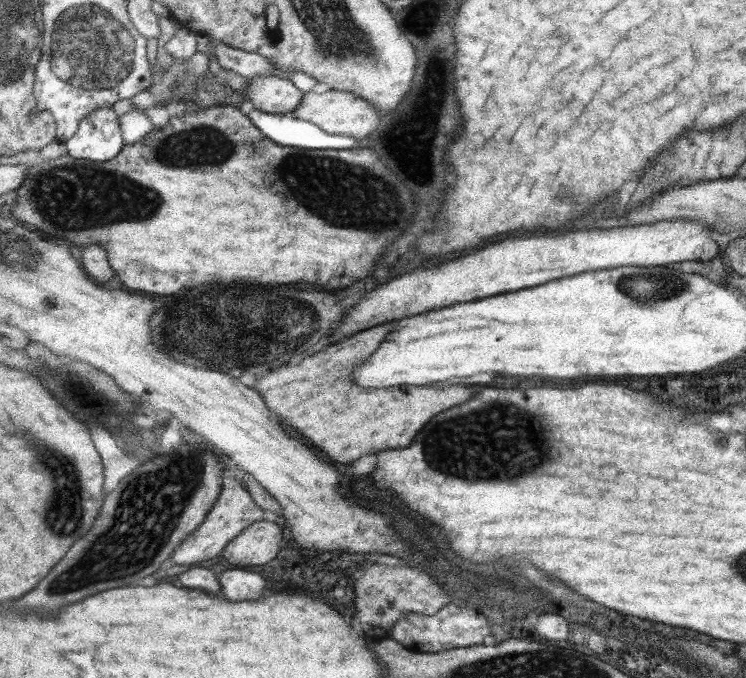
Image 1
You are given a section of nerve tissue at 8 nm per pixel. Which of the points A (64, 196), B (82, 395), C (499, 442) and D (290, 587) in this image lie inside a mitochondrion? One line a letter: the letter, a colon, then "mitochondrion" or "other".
A: mitochondrion
B: mitochondrion
C: mitochondrion
D: other

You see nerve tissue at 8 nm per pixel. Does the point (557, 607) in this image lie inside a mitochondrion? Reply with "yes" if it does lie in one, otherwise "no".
no

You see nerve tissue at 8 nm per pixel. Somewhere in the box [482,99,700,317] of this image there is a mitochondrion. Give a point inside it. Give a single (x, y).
(665, 286)

